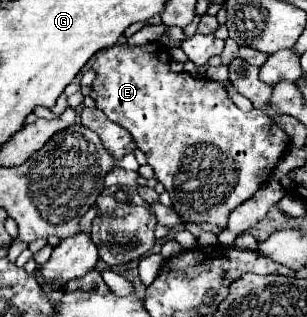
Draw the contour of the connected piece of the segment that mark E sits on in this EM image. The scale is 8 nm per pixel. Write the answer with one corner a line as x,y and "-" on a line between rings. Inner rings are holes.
150,42
144,46
116,44
98,54
96,62
92,64
98,74
92,84
92,88
98,92
96,106
112,122
132,134
136,146
148,156
148,164
154,168
156,180
162,182
170,194
174,210
180,214
184,224
208,222
226,228
230,212
242,202
250,200
256,190
268,182
272,170
280,162
280,156
288,150
290,138
260,110
254,108
250,112
242,112
230,100
220,82
194,78
188,72
172,72
166,48
154,44
160,42

